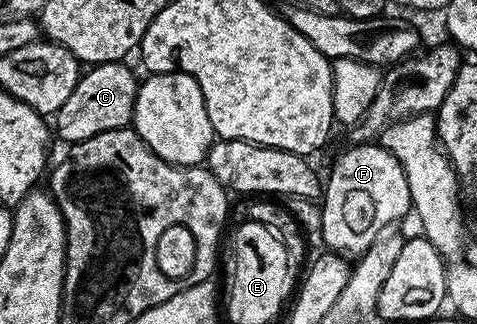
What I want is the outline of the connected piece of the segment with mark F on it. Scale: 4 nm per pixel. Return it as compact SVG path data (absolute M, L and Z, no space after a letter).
M353 143L333 161L329 169L329 178L323 181L323 198L320 202L323 215L323 245L326 250L342 254L346 258L356 259L366 253L405 212L411 209L408 183L402 167L395 155L389 153L381 143Z

